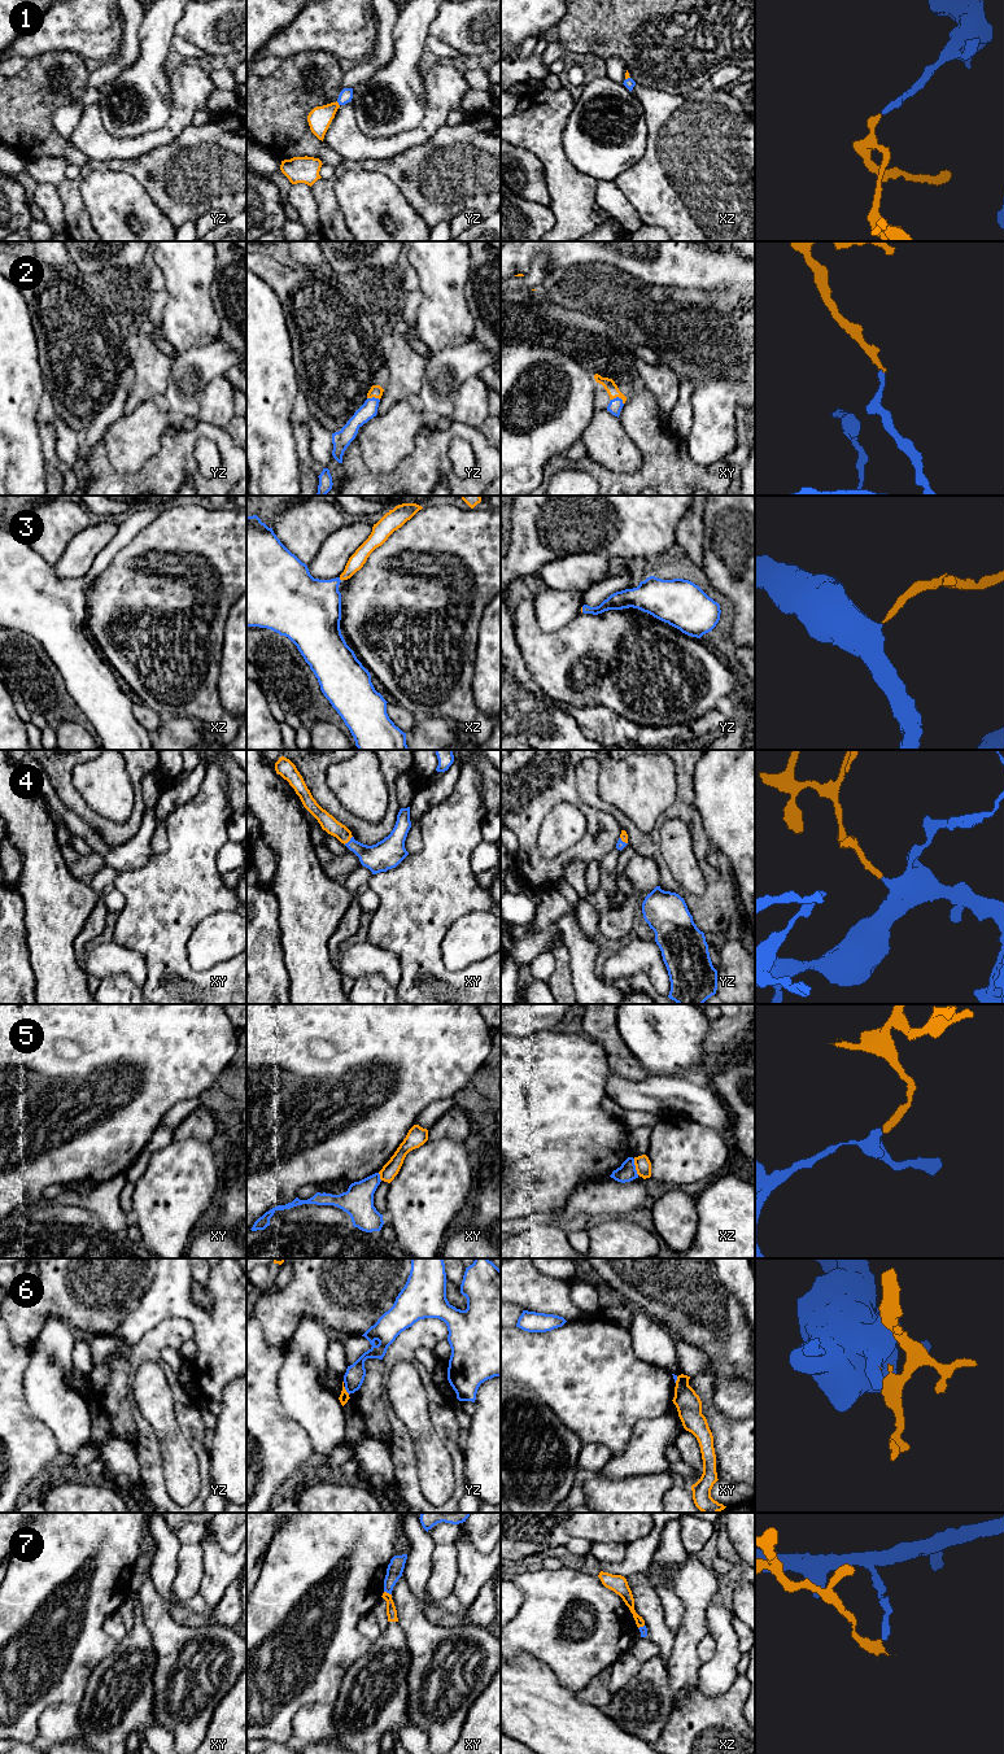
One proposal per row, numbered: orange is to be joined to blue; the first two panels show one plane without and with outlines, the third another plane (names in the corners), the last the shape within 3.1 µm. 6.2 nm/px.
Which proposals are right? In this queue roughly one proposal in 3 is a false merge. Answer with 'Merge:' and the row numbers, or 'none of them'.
Merge: 1, 2, 3, 4

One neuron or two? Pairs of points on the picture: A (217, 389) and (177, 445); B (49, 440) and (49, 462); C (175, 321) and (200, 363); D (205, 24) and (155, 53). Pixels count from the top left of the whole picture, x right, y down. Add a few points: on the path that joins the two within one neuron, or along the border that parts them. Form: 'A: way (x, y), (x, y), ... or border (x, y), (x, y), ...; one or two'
A: border (197, 418), (225, 428); two
B: way (49, 445), (49, 457); one
C: border (218, 339), (205, 345), (192, 347), (173, 358); two
D: border (183, 13), (175, 25), (174, 34); two

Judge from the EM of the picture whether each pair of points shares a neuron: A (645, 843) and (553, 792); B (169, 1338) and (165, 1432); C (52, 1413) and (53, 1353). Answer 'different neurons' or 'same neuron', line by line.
A: different neurons
B: different neurons
C: same neuron

